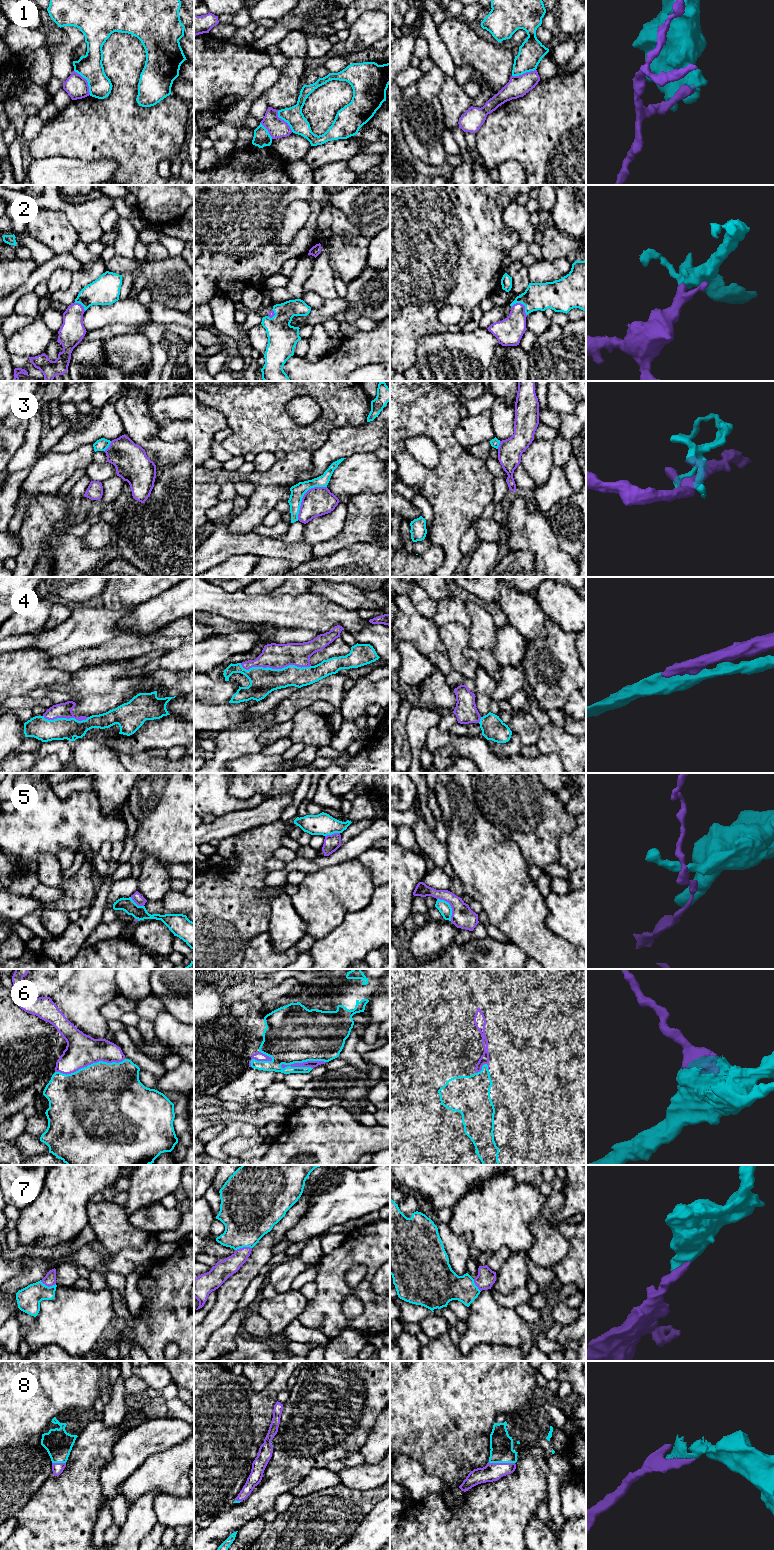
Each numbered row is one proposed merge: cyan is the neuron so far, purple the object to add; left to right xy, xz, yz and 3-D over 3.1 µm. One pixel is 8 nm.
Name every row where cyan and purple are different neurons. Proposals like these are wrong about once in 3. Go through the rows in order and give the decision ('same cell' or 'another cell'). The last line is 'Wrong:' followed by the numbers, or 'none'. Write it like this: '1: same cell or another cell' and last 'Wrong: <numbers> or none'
1: another cell
2: same cell
3: another cell
4: same cell
5: another cell
6: same cell
7: same cell
8: same cell
Wrong: 1, 3, 5

